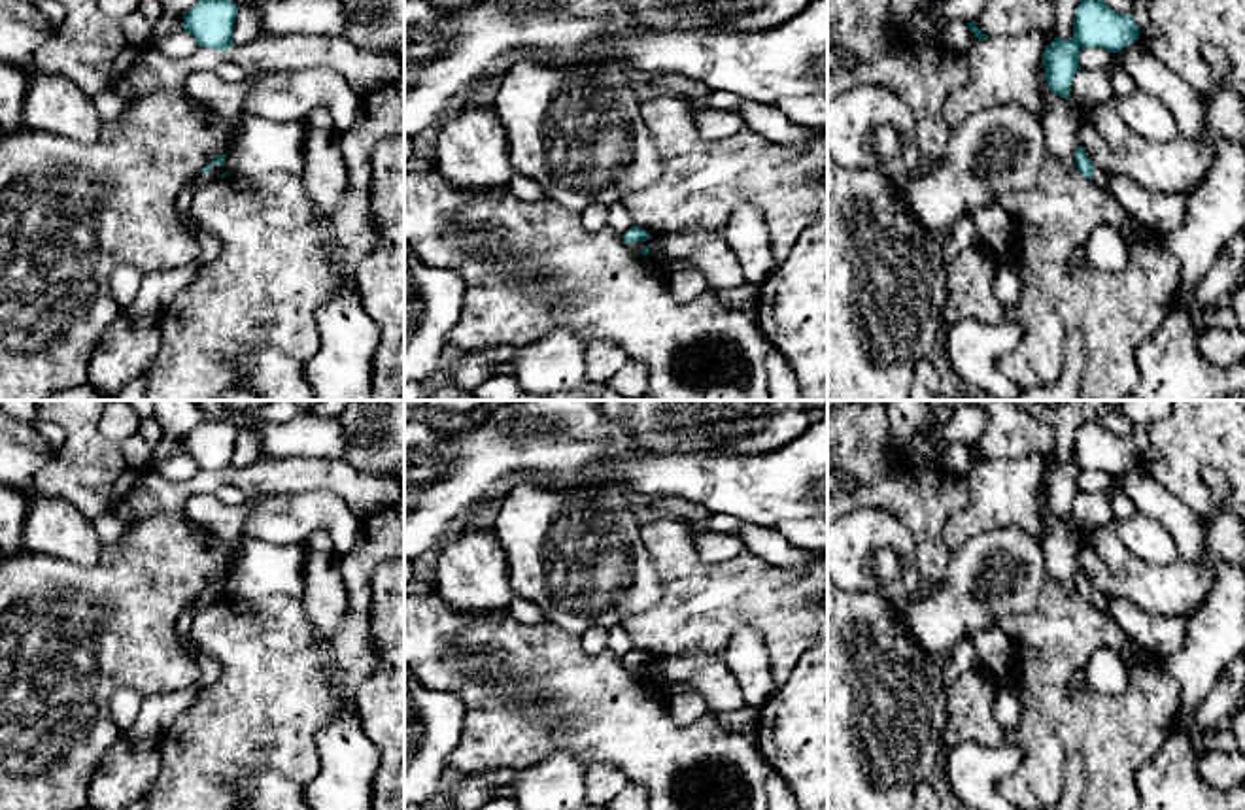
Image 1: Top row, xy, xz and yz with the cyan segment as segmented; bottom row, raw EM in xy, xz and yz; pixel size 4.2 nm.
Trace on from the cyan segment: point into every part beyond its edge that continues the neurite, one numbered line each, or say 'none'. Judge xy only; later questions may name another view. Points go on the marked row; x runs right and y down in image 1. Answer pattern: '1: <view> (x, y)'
1: xy (216, 170)

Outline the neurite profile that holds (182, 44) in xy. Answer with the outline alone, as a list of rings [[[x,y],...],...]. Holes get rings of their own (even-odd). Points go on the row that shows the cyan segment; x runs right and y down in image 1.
[[[179,30],[166,38],[153,40],[149,47],[168,59],[187,59],[198,49],[195,36],[187,30]]]

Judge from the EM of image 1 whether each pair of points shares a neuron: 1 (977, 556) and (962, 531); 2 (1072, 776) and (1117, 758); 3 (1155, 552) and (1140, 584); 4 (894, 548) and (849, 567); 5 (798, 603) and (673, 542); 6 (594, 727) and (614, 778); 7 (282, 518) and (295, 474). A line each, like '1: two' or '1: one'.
1: two
2: two
3: two
4: one
5: one
6: two
7: two

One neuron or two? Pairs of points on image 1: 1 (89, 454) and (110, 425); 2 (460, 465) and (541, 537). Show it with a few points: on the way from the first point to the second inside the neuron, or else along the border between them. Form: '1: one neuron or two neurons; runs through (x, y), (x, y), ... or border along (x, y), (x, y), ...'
1: two neurons; border along (97, 423), (112, 440), (125, 440), (138, 431)
2: two neurons; border along (512, 480), (507, 486)

